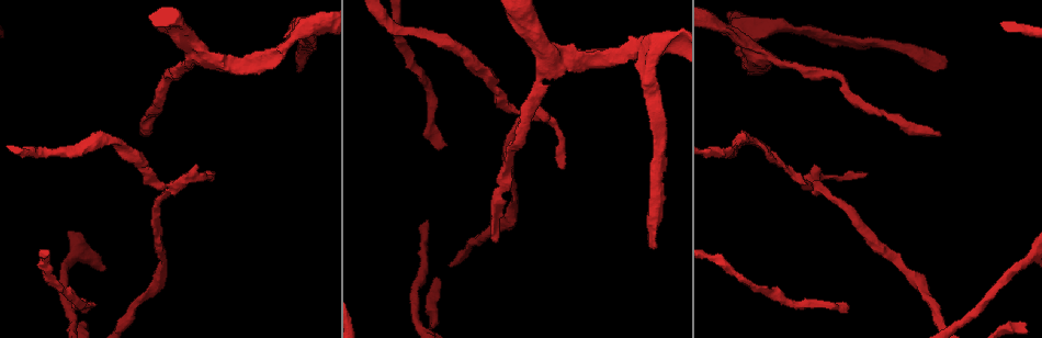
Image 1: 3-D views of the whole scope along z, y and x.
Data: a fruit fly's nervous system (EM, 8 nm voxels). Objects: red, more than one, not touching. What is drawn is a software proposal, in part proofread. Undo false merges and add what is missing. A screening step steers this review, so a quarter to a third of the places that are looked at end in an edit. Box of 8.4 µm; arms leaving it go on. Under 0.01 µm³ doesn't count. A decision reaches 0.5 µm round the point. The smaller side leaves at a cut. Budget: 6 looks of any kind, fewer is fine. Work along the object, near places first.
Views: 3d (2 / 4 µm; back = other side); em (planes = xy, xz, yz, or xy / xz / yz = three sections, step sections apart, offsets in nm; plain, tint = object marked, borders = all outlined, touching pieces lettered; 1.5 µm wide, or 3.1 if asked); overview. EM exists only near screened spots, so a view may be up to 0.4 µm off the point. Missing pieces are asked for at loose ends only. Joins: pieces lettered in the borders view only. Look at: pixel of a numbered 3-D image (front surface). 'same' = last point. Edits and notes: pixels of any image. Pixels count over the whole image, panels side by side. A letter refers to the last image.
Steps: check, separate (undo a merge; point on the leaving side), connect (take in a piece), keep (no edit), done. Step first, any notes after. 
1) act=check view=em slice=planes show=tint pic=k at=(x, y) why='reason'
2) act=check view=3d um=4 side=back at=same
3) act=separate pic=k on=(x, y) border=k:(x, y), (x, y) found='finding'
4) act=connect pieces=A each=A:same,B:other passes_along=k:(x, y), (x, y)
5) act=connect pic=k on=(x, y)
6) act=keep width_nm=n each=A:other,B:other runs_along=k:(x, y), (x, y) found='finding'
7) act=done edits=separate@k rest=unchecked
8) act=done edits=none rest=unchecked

act=check view=em slice=planes show=borders pic=1 at=(889, 117) why='a narrow waist'

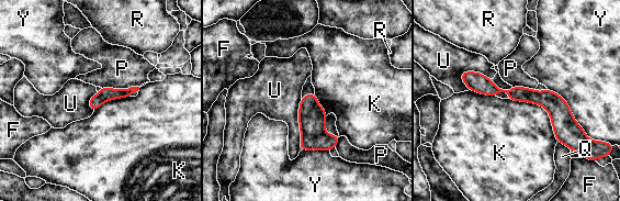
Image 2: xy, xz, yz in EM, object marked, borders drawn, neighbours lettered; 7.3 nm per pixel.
act=keep width_nm=100 each=F:other,K:other,P:other,Q:other,R:other,U:other,Y:other found='one cell here'

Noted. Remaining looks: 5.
act=check view=em slice=planes show=plain pic=1 at=(213, 172) why='thin end'

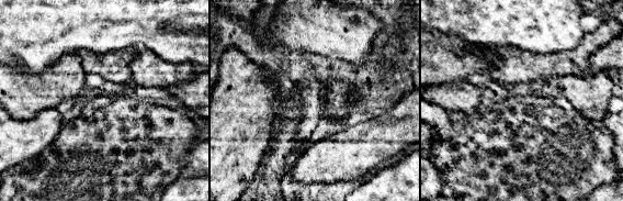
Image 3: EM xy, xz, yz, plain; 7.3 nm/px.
act=check view=em slice=planes show=borders at=same

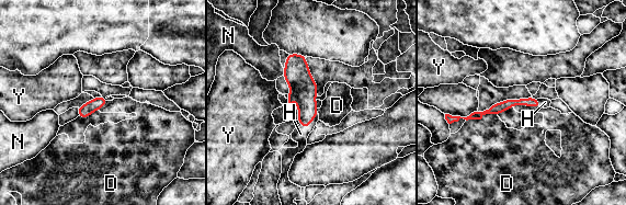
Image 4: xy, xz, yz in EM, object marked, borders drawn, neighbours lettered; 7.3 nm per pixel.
act=connect pieces=H each=D:other,H:same,N:other,Y:other passes_along=4:(304, 91), (310, 124), (300, 134) found='it goes on there'

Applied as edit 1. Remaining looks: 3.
act=check view=overview

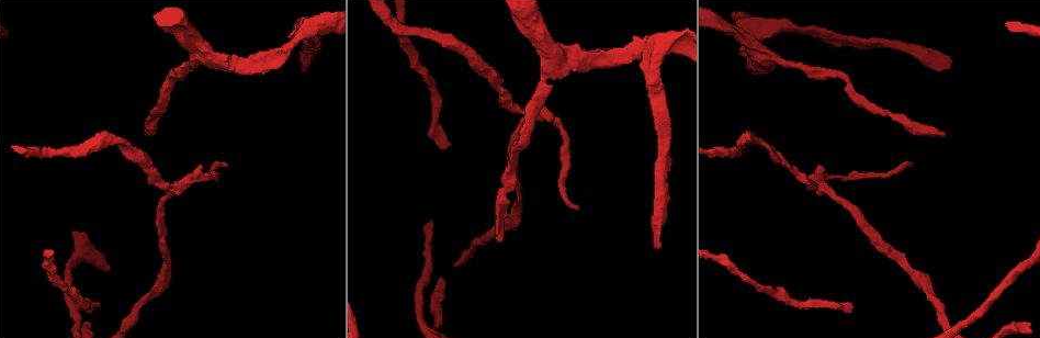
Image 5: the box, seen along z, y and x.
act=check view=em slice=planes show=borders pic=5 at=(97, 306) why='an open end'

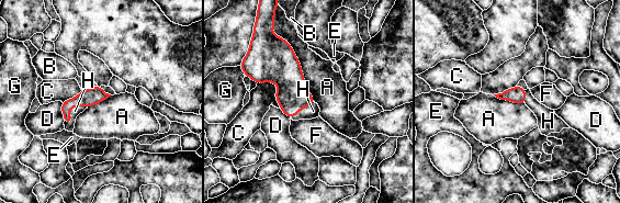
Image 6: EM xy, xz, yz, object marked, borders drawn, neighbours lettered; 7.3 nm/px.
act=connect pieces=H each=A:other,B:other,C:other,D:other,E:other,F:other,G:other,H:same passes_along=6:(87, 98), (70, 106), (75, 111) found='it goes on there'

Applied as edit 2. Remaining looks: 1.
act=done edits=connect@4,connect@6 rest=unchecked

